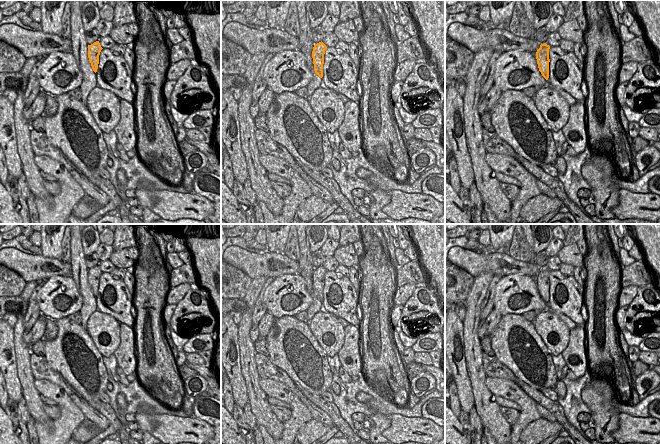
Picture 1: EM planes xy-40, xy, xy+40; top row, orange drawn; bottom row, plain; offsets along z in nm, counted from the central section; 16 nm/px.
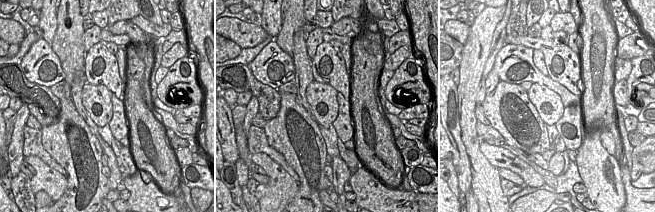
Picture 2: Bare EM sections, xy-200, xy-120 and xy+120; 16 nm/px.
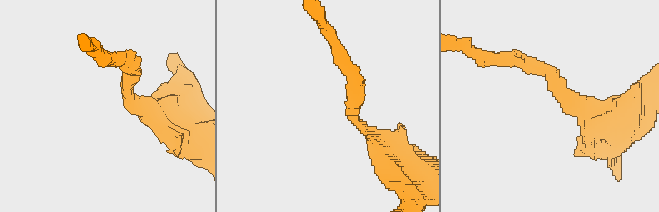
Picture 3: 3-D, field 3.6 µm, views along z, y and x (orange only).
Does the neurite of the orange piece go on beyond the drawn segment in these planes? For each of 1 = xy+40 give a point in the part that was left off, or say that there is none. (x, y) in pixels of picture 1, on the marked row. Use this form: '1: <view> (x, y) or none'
1: none

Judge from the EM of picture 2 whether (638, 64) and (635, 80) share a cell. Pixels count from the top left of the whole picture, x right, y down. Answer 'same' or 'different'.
same

